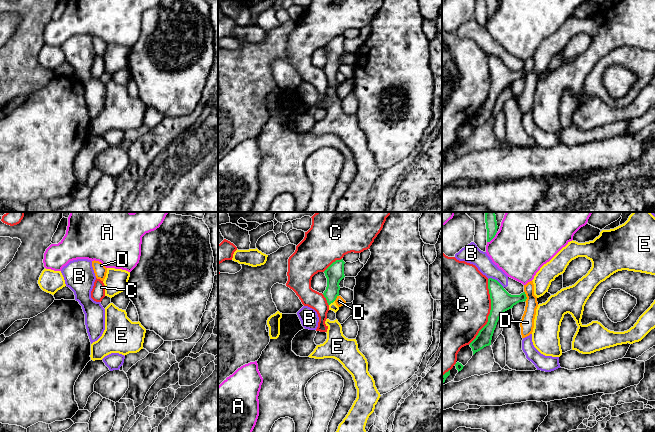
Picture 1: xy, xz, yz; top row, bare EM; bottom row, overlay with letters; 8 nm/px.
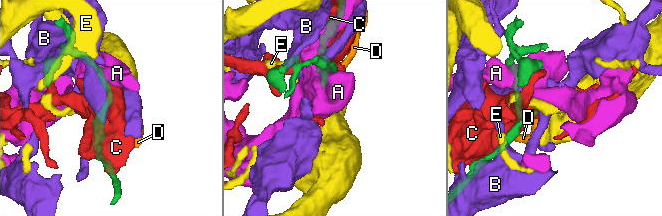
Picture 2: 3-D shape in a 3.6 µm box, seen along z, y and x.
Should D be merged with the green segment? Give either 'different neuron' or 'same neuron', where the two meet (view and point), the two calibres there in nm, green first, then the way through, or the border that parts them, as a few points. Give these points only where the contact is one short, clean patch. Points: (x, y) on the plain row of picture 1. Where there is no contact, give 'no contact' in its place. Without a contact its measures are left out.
different neuron; meets green in yz at (525, 72); 170 nm thick on the green side, 110 nm on the other; border along yz (524, 67), (525, 77)

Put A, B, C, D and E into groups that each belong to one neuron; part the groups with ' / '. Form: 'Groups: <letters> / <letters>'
Groups: A / B / C / D / E

